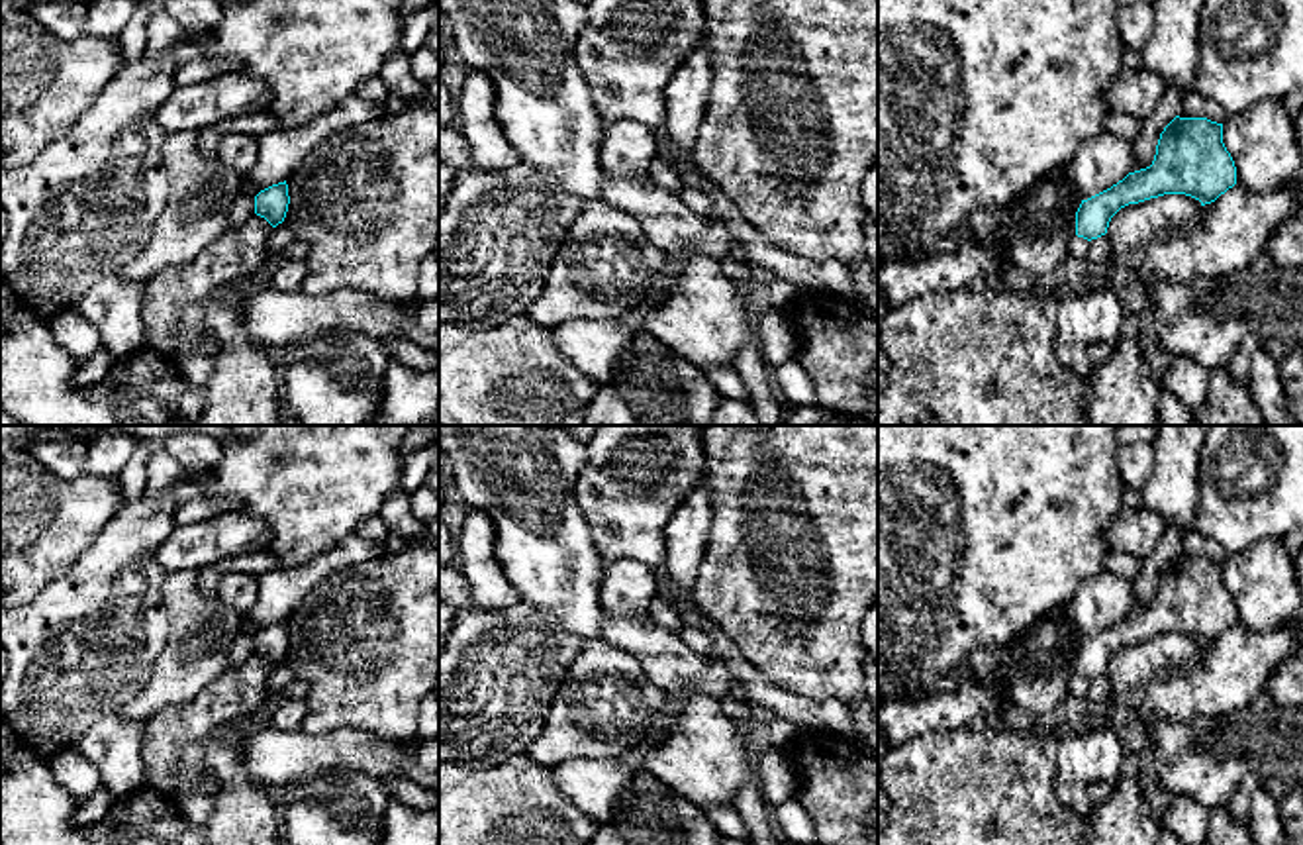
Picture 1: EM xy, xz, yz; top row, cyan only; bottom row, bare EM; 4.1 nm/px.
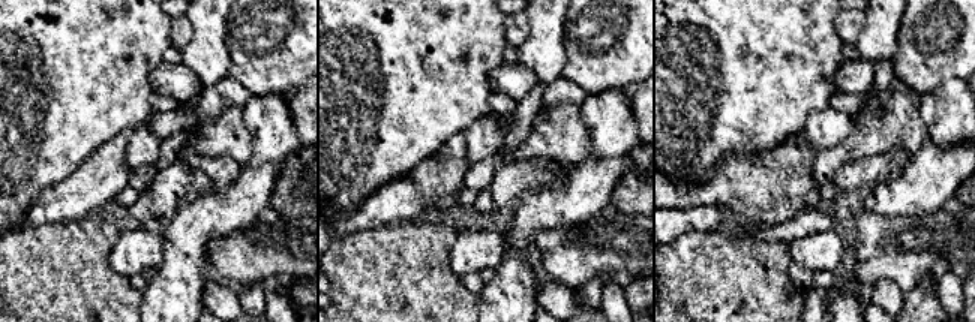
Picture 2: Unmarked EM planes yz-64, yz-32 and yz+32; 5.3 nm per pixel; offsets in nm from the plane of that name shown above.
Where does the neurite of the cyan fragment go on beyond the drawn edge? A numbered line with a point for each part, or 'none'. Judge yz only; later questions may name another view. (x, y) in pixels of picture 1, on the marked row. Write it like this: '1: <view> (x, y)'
none

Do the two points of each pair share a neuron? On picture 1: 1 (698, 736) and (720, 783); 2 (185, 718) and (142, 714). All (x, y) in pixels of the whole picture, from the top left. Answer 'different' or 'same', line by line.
1: same
2: different

